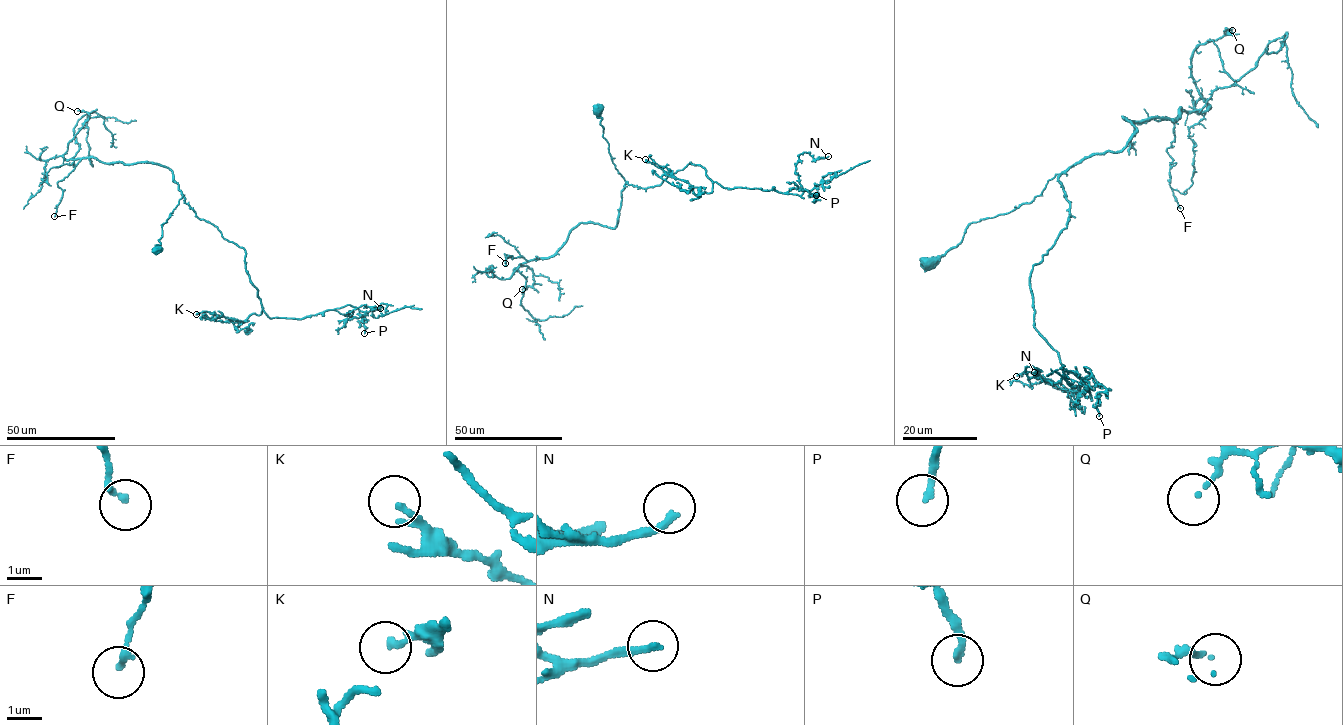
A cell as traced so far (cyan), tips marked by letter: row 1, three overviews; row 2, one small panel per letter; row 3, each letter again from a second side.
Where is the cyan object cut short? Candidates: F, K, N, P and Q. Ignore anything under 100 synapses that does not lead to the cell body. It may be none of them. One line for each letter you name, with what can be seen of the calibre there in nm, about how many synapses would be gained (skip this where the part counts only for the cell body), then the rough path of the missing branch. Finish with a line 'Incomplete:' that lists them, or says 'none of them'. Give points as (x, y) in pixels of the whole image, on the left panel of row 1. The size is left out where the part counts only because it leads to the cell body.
Incomplete: none of them

